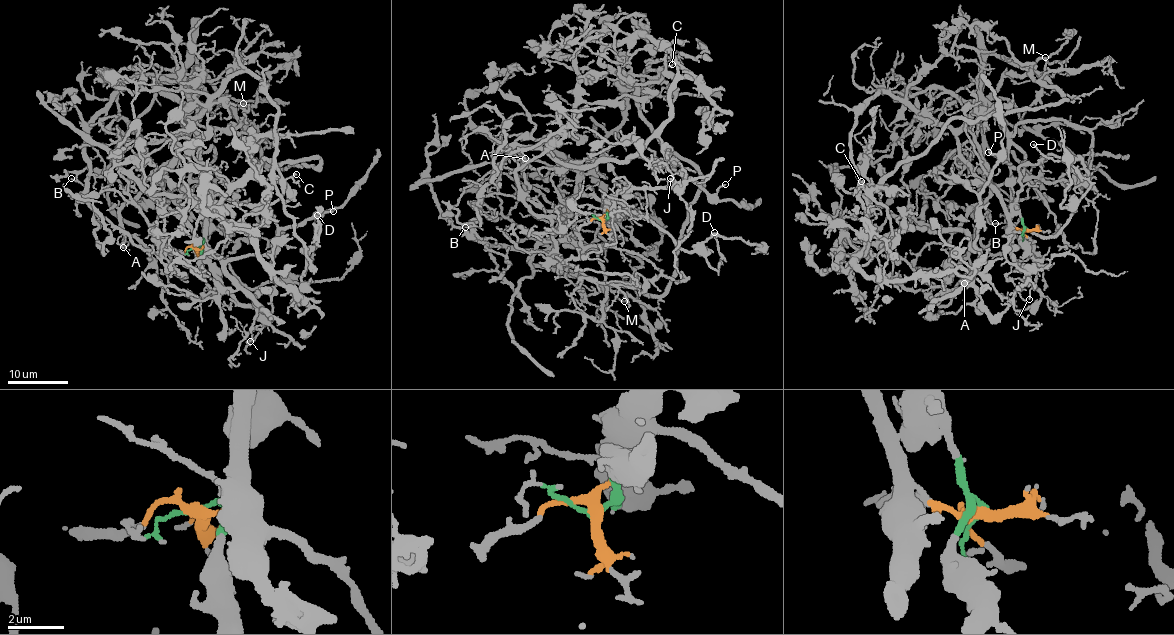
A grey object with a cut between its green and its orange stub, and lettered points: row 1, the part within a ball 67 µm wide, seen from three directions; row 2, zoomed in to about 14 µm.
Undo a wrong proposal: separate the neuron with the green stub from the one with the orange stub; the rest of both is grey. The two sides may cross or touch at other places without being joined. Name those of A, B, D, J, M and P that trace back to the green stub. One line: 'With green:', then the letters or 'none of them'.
With green: A, B, M, P

